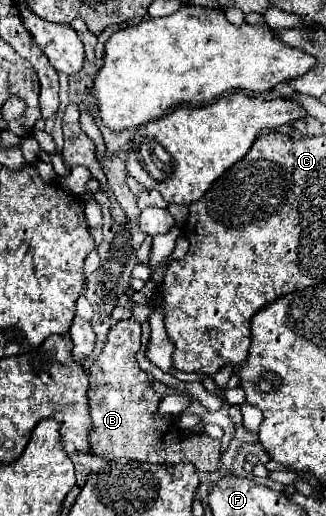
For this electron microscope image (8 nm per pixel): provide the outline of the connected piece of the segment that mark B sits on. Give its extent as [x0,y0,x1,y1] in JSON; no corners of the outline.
[88,319,220,473]

